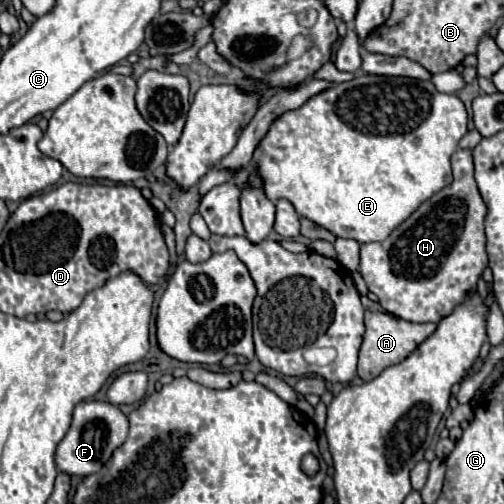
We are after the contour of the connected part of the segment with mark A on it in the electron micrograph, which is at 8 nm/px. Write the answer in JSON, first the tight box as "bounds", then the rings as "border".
{"bounds":[357,295,435,381],"border":[[[361,295],[361,303],[365,307],[365,335],[363,335],[363,345],[359,349],[359,365],[357,365],[357,375],[363,381],[375,379],[383,369],[401,363],[405,357],[409,357],[433,331],[435,323],[411,323],[405,319],[399,319],[391,313],[387,313],[377,301],[371,301],[367,295]]]}

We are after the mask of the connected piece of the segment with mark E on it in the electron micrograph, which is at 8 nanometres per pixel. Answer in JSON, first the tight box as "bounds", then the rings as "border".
{"bounds":[253,73,467,243],"border":[[[361,73],[355,79],[341,83],[339,87],[325,89],[311,97],[305,105],[301,105],[295,111],[283,113],[269,129],[261,145],[257,147],[257,153],[253,155],[253,161],[257,163],[259,175],[263,179],[265,195],[275,203],[279,199],[287,199],[293,203],[295,211],[301,217],[311,219],[313,223],[329,229],[337,237],[345,239],[355,239],[359,243],[369,243],[369,241],[383,241],[397,225],[401,225],[423,201],[433,197],[437,191],[447,187],[453,177],[451,177],[451,155],[457,149],[459,139],[467,133],[467,111],[465,105],[455,97],[447,93],[439,93],[431,81],[419,81],[419,79],[409,79],[409,77],[385,77],[385,75],[369,75]]]}

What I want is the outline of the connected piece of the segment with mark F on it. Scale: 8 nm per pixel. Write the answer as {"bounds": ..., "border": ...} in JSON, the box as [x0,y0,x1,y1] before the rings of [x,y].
{"bounds":[55,401,129,475],"border":[[[81,401],[75,405],[73,421],[67,435],[57,445],[55,463],[59,471],[69,475],[91,475],[101,471],[101,467],[109,461],[113,451],[125,441],[129,431],[129,421],[121,413],[121,409],[107,401]]]}

